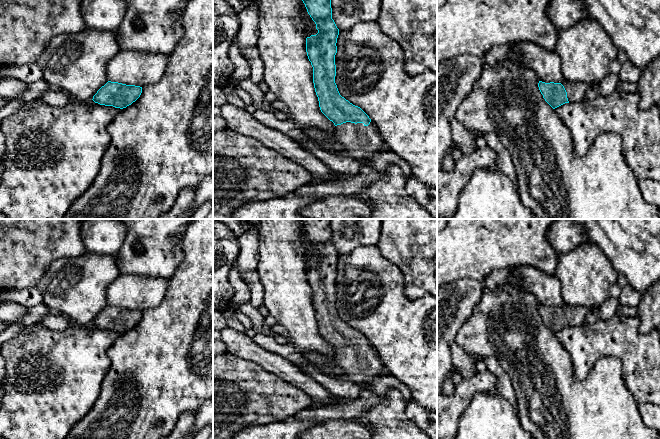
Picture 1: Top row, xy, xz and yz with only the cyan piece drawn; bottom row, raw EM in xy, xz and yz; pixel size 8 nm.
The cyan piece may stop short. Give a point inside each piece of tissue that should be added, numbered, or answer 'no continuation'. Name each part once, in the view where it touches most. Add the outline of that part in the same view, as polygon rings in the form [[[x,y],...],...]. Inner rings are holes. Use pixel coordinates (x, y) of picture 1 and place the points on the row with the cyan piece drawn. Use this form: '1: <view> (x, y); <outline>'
1: xz (362, 142); [[[371,121],[368,126],[363,123],[346,122],[334,128],[336,141],[345,146],[343,154],[362,162],[362,169],[371,168],[368,161],[384,147],[377,128]]]

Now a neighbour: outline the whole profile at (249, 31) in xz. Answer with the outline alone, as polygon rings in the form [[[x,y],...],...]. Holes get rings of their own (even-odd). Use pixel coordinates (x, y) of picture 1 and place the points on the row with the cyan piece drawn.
[[[249,5],[239,12],[240,29],[237,35],[241,52],[249,47],[257,46],[259,29],[259,8]]]

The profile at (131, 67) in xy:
[[[120,51],[107,64],[107,80],[126,85],[147,86],[159,81],[168,56],[158,52]]]

